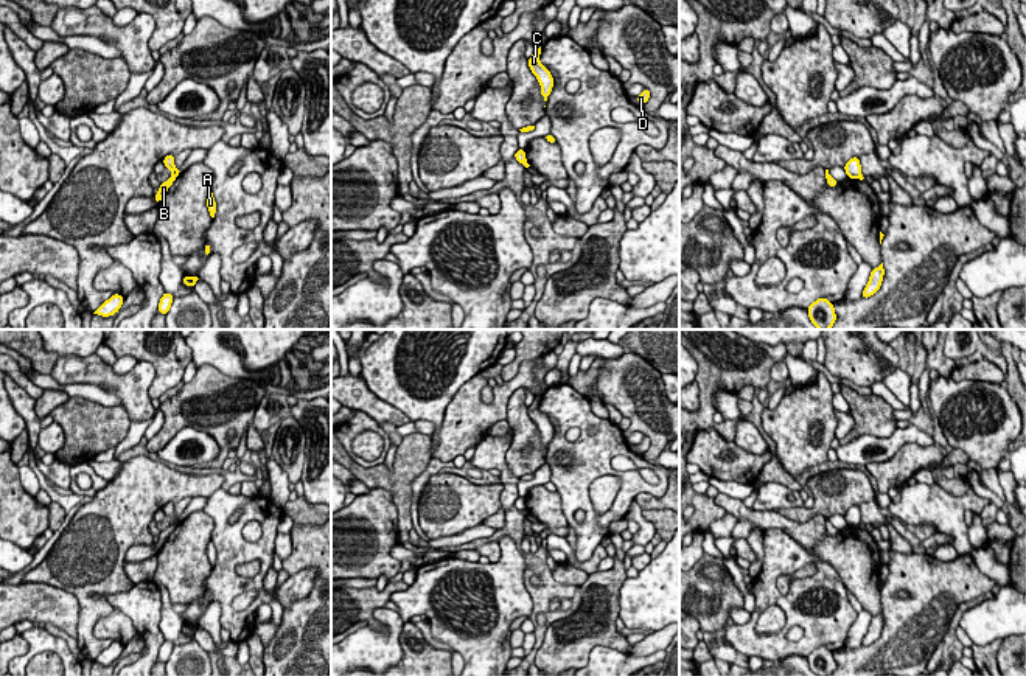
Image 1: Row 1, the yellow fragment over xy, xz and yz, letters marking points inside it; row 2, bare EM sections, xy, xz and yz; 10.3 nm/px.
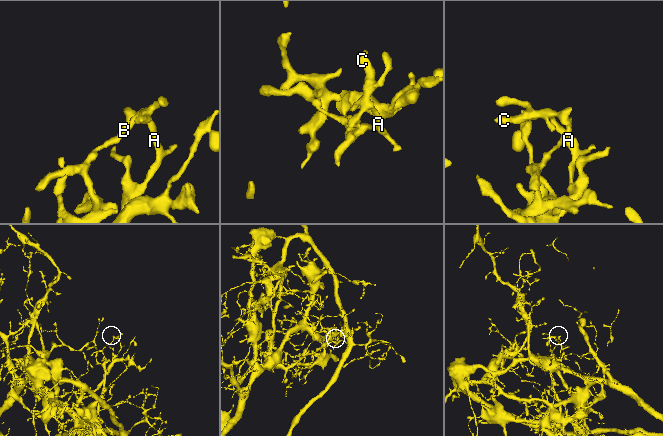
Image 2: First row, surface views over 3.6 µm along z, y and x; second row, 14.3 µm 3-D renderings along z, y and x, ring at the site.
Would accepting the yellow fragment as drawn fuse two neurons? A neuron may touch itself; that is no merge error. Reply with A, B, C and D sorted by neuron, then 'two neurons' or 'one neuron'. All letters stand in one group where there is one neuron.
groups A C D / B; two neurons

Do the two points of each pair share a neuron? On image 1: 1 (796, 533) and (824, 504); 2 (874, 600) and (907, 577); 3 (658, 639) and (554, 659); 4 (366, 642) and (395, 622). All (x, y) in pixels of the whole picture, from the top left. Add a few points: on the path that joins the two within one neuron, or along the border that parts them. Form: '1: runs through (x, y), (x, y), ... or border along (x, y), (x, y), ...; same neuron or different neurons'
1: border along (774, 510), (798, 521), (826, 516); different neurons
2: border along (879, 592), (883, 609); different neurons
3: border along (633, 645), (628, 653); different neurons
4: runs through (375, 642), (384, 642), (394, 631); same neuron

